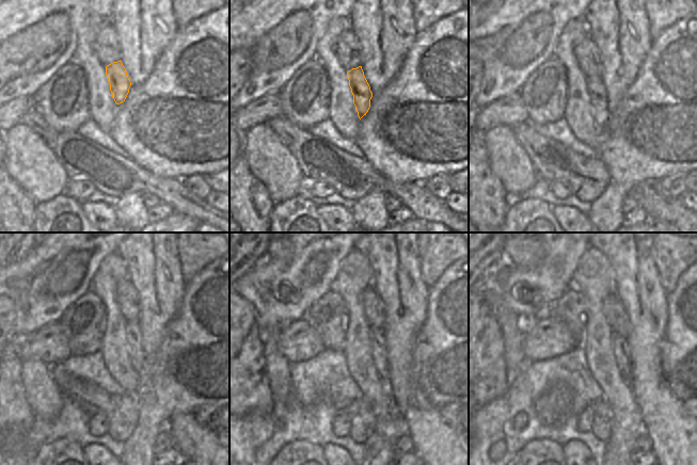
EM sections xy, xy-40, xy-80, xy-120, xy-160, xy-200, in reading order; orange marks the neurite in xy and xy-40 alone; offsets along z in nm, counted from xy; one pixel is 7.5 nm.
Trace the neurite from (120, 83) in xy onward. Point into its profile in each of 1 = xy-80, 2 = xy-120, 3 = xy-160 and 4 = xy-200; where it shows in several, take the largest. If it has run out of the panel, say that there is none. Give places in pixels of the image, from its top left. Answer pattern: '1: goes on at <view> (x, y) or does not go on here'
1: goes on at xy-80 (598, 93)
2: goes on at xy-120 (132, 331)
3: goes on at xy-160 (377, 337)
4: goes on at xy-200 (621, 353)

